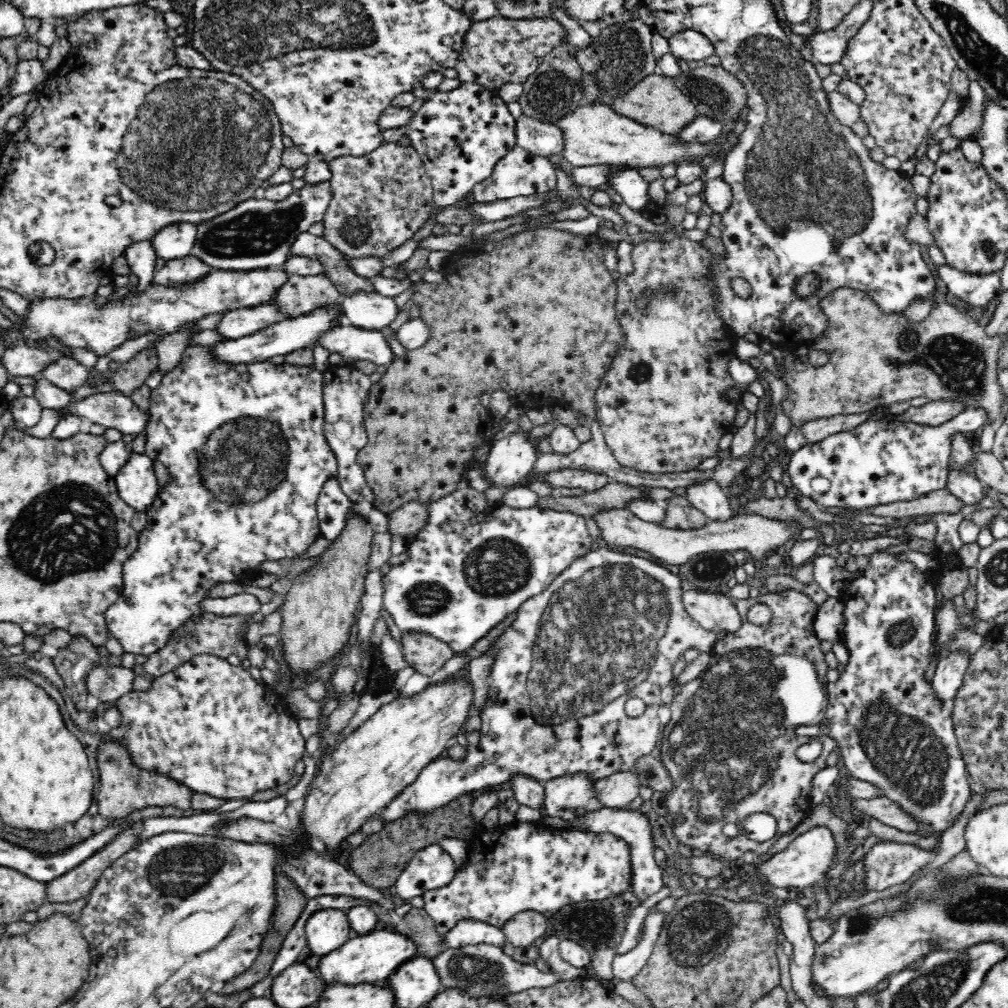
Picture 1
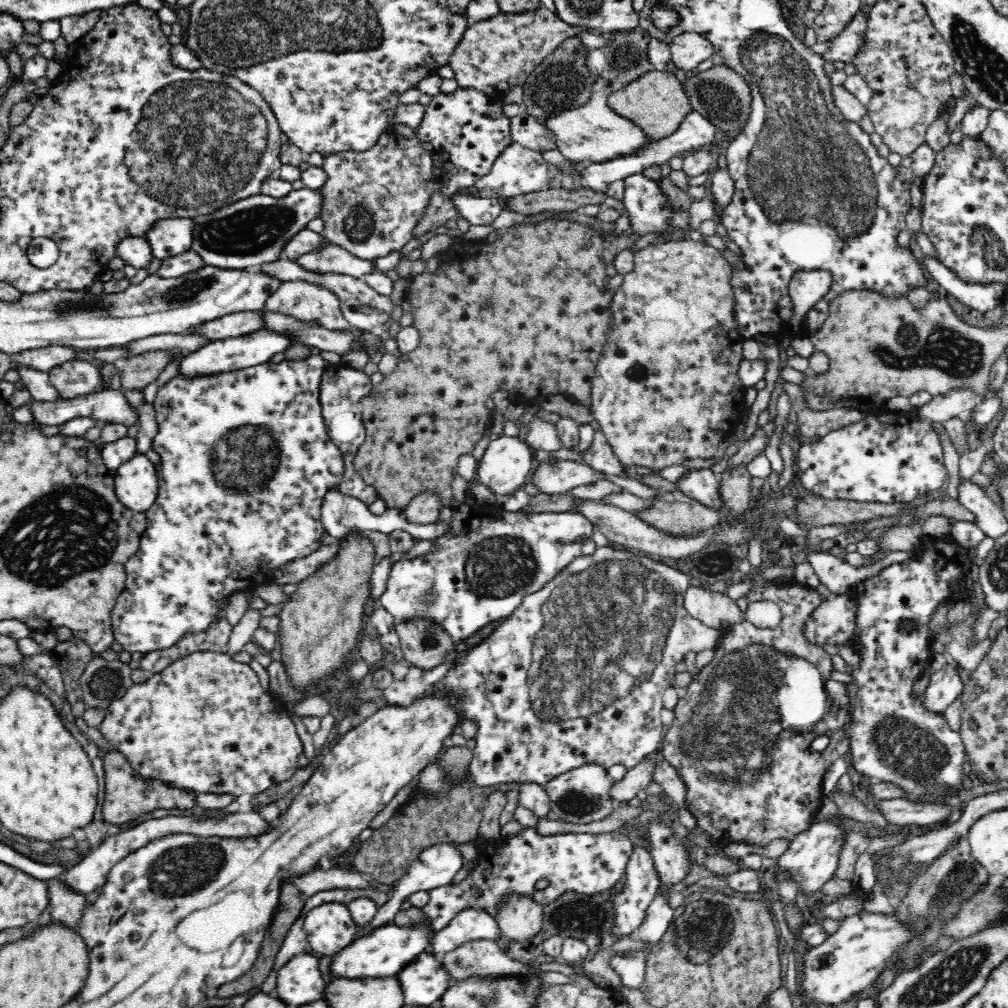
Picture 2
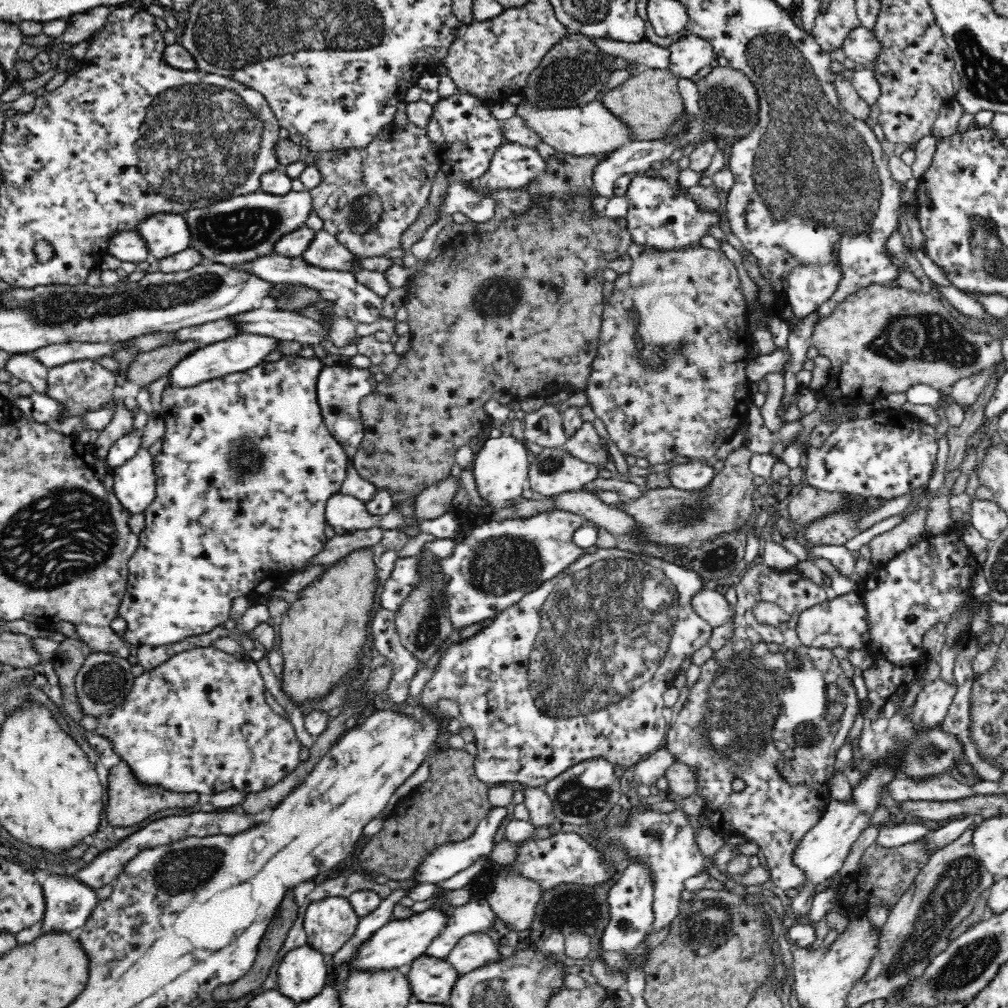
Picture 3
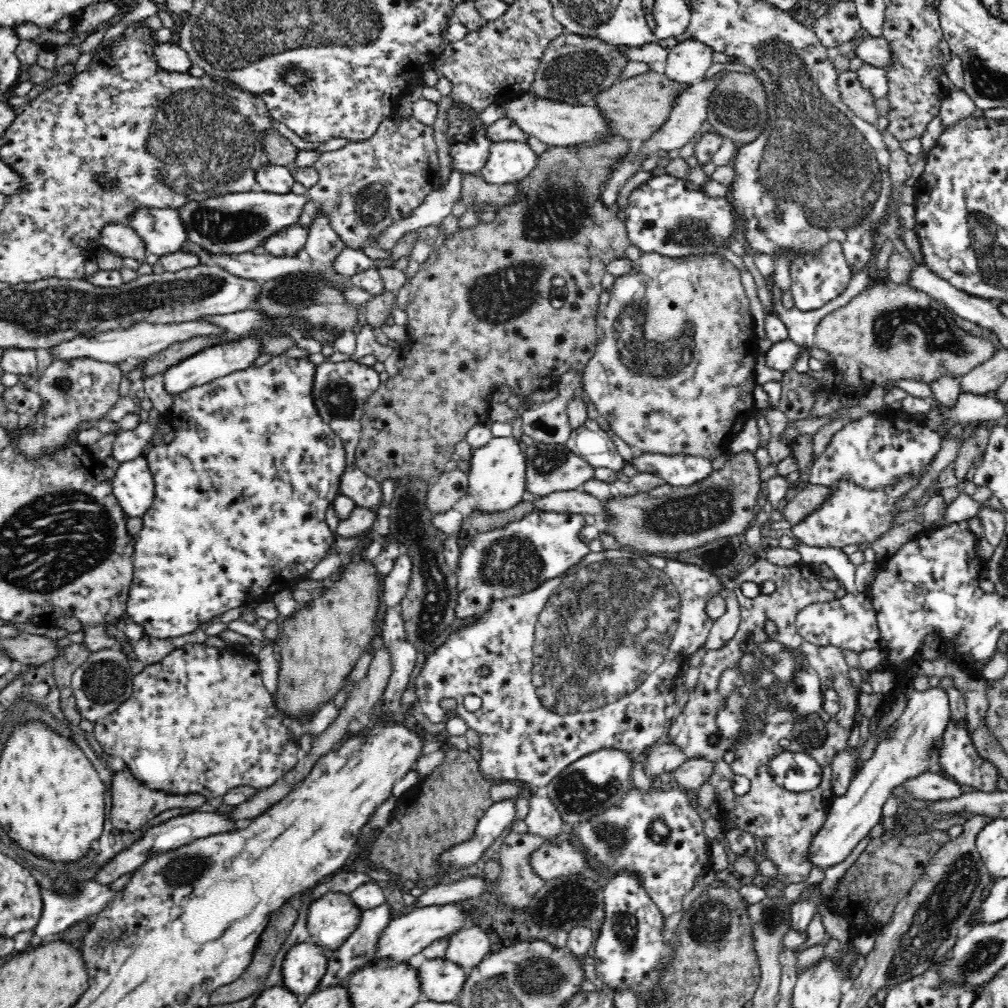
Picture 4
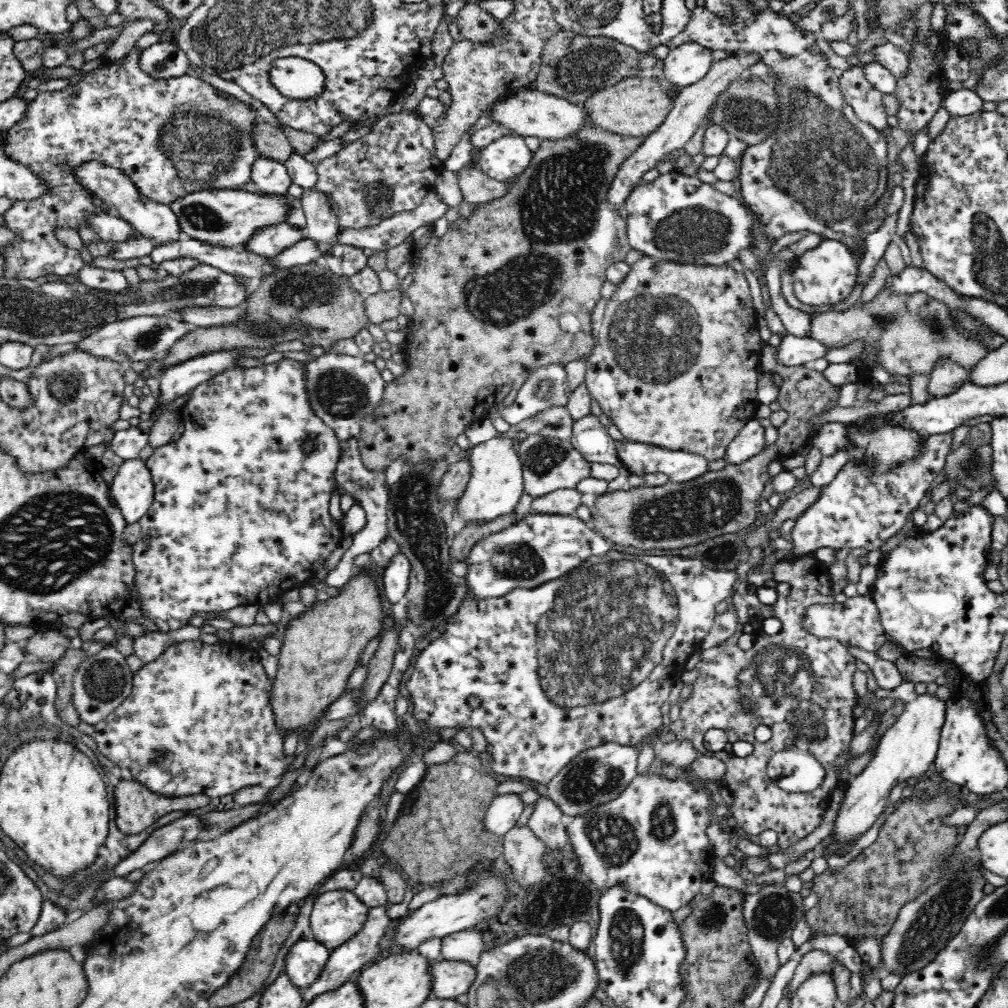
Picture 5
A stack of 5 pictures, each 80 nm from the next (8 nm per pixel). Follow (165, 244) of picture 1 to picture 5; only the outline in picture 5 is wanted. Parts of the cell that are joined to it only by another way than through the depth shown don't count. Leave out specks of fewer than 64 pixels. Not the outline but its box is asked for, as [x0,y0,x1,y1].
[67,160,184,246]

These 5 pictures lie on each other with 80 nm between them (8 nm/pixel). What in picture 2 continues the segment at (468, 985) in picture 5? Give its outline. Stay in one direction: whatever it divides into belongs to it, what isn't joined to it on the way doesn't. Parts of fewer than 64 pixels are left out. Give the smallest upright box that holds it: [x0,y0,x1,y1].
[400,951,454,1006]

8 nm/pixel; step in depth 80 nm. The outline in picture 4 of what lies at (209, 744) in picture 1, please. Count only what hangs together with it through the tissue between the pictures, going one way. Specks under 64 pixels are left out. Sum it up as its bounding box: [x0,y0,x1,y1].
[93,642,301,800]

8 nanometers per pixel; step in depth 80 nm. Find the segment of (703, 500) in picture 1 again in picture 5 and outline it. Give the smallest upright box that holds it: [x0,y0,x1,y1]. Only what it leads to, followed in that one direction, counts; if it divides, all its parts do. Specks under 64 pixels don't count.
[615,437,710,481]

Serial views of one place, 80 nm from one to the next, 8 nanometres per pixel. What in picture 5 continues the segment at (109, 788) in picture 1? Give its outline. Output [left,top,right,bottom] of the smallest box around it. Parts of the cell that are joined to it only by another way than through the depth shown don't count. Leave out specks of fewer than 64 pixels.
[114,779,211,835]

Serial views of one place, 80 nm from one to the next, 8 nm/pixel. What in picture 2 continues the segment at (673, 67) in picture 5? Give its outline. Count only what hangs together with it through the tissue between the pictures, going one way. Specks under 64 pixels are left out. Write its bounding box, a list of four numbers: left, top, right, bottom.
[669,32,713,72]

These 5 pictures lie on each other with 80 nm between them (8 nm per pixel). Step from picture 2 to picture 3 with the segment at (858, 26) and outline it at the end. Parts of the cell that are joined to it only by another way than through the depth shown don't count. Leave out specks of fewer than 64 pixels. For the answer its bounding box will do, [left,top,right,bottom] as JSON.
[842,26,882,68]

